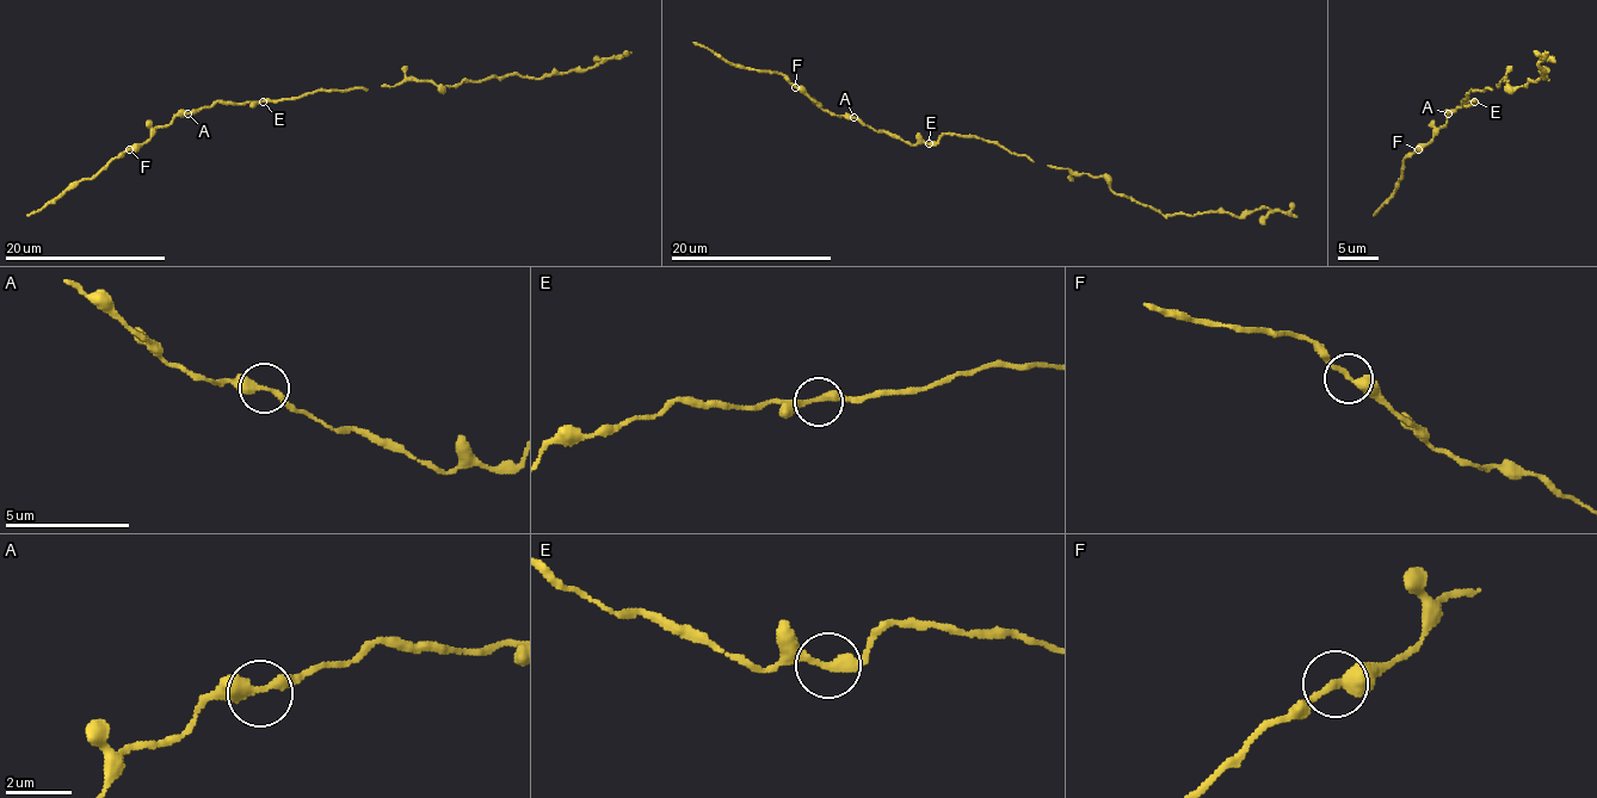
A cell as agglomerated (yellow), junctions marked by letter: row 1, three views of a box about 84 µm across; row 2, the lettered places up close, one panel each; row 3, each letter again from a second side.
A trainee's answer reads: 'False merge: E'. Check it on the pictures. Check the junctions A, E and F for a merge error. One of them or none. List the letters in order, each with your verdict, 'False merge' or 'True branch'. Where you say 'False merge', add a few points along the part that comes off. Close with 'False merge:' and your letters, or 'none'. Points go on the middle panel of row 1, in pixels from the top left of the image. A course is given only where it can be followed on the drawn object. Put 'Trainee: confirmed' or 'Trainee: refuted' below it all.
A: True branch
E: True branch
F: True branch
False merge: none
Trainee: refuted

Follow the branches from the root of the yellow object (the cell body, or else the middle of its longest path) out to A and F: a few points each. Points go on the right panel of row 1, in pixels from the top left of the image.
A: (1468, 92), (1465, 100), (1474, 101), (1462, 101), (1448, 113)
F: (1468, 92), (1465, 100), (1474, 101), (1462, 101), (1453, 110), (1438, 132), (1418, 148)

